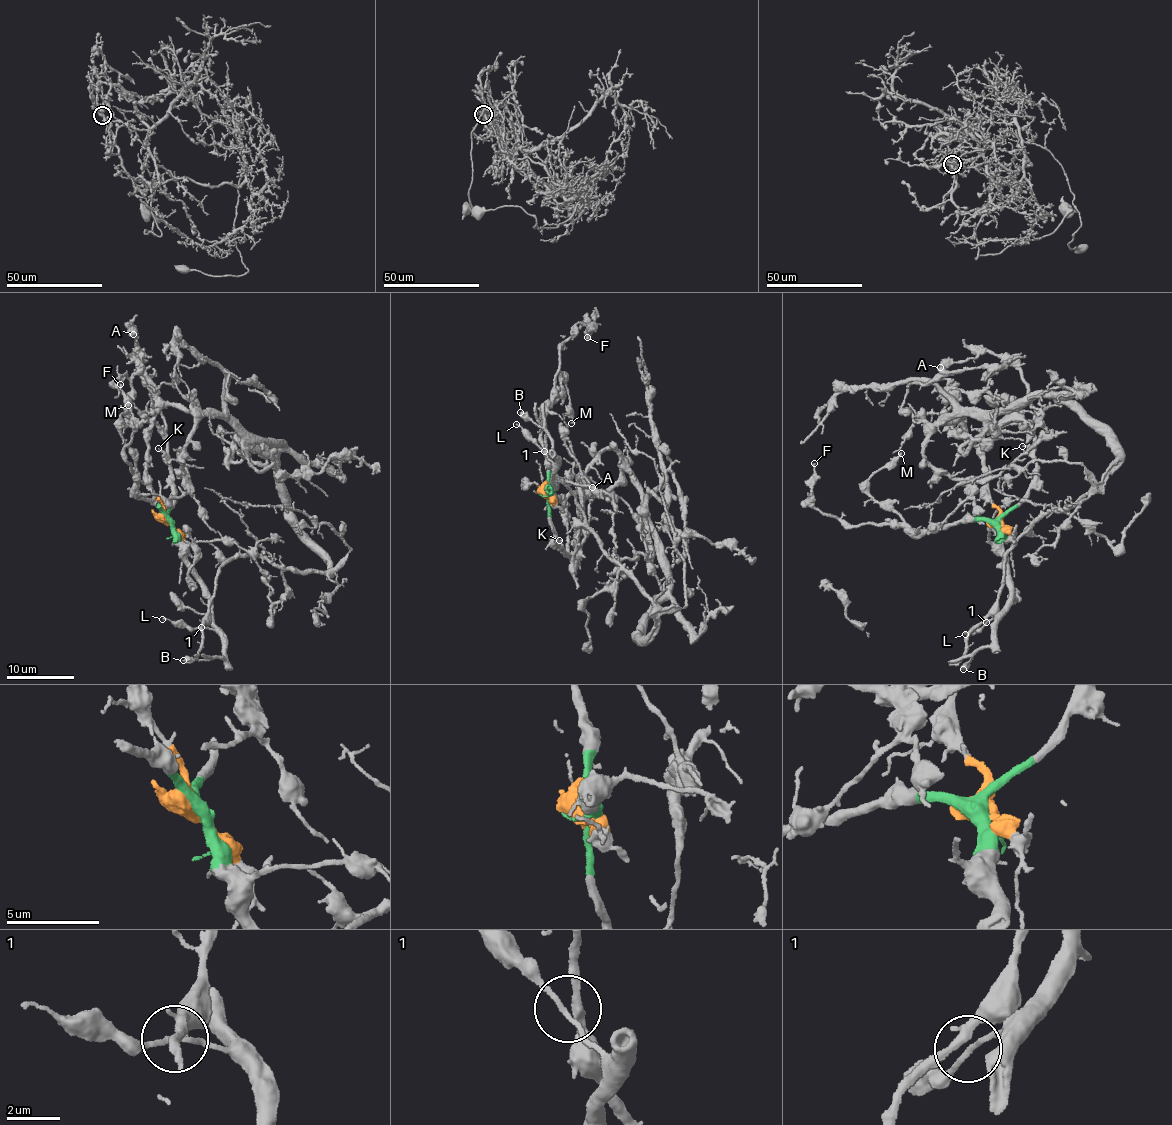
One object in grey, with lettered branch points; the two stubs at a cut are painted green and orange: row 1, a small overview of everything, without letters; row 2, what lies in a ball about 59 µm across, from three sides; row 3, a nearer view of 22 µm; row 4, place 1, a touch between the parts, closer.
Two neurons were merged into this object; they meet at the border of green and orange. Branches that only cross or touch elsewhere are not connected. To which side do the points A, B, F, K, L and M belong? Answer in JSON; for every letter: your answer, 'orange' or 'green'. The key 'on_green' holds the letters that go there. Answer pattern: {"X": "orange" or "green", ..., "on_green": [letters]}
{"A": "green", "B": "green", "F": "green", "K": "green", "L": "green", "M": "green", "on_green": ["A", "B", "F", "K", "L", "M"]}

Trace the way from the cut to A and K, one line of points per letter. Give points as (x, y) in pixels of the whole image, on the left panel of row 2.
A: (168, 519), (171, 490), (166, 421), (145, 379), (136, 336), (131, 330), (134, 334)
K: (168, 519), (172, 466), (158, 448)

